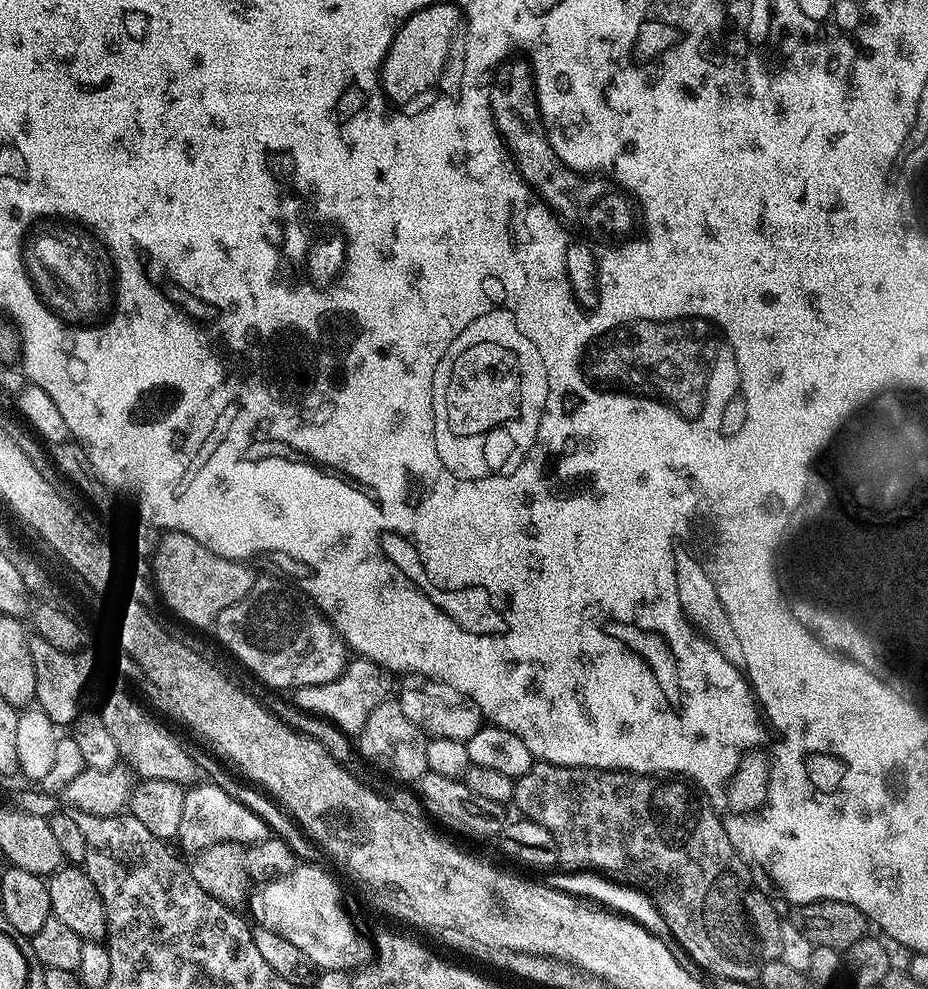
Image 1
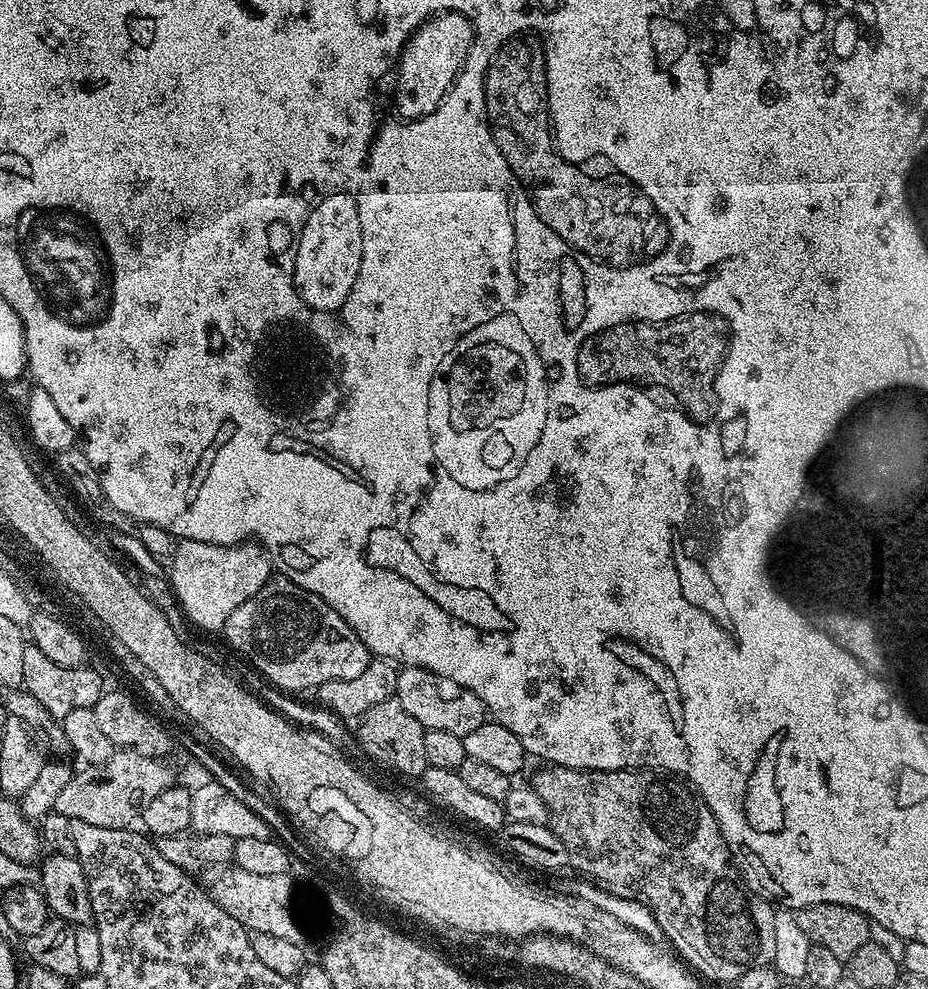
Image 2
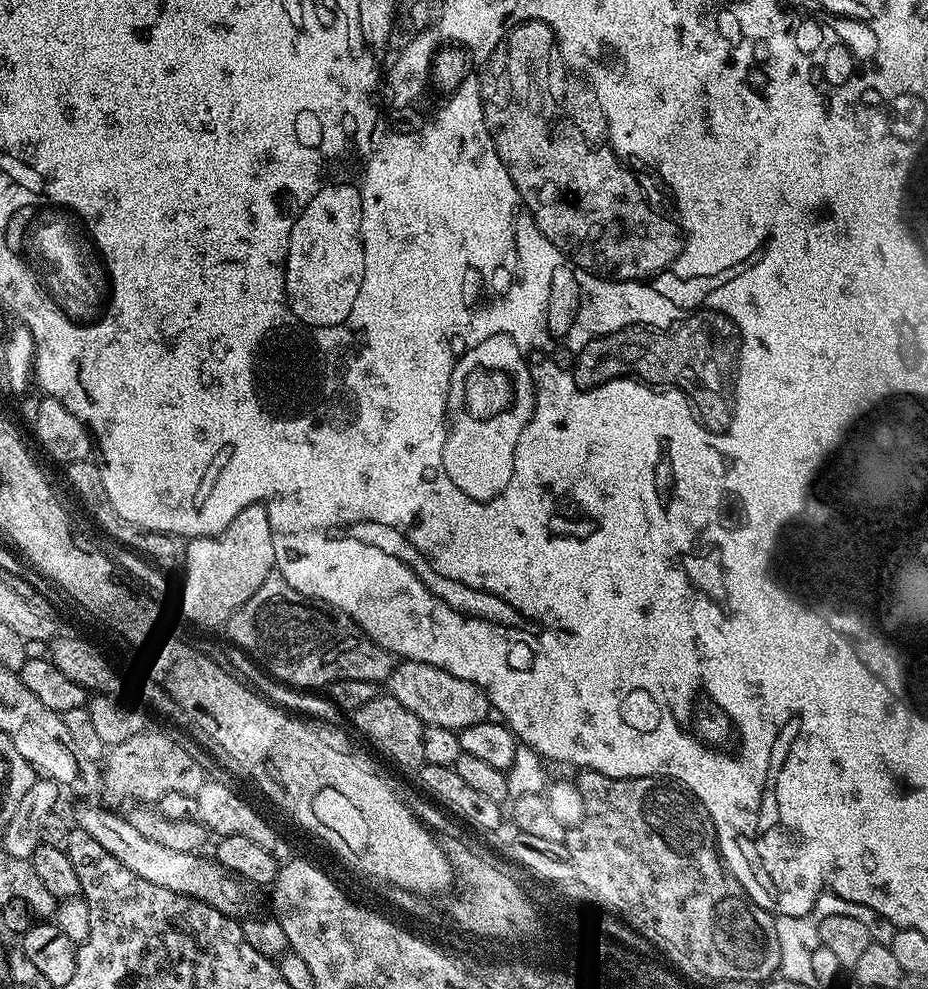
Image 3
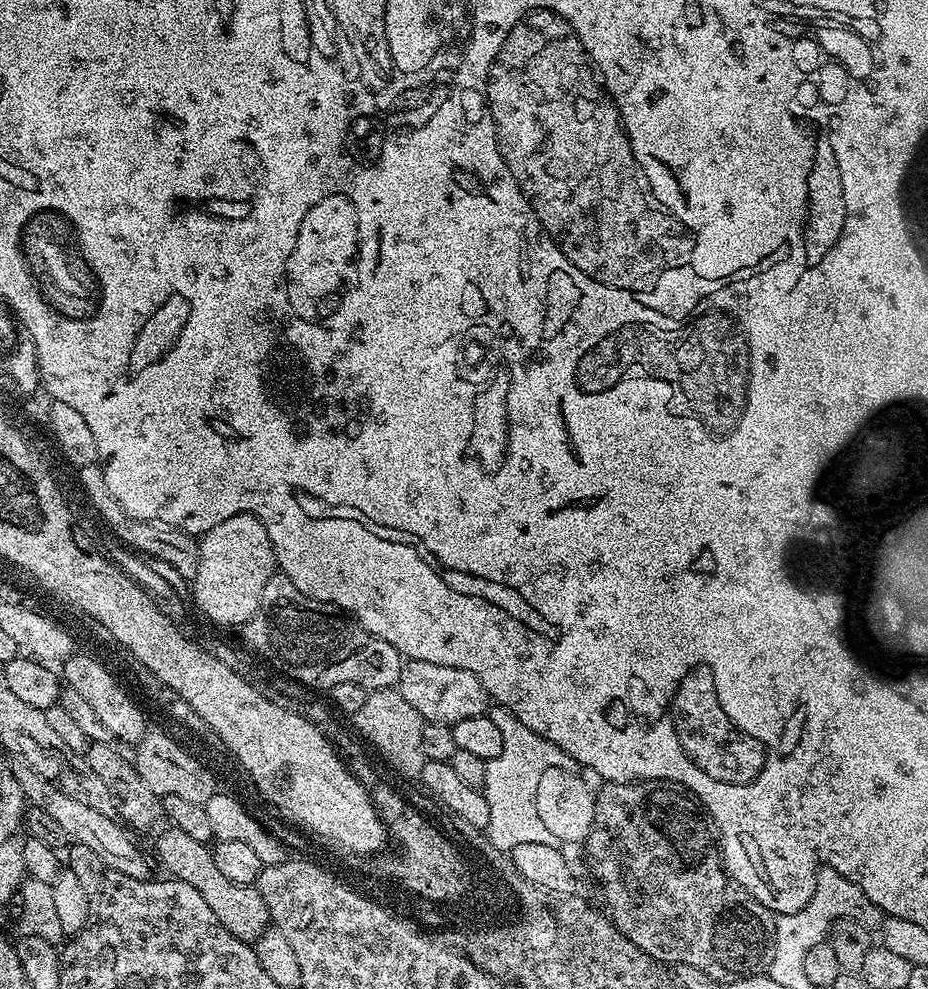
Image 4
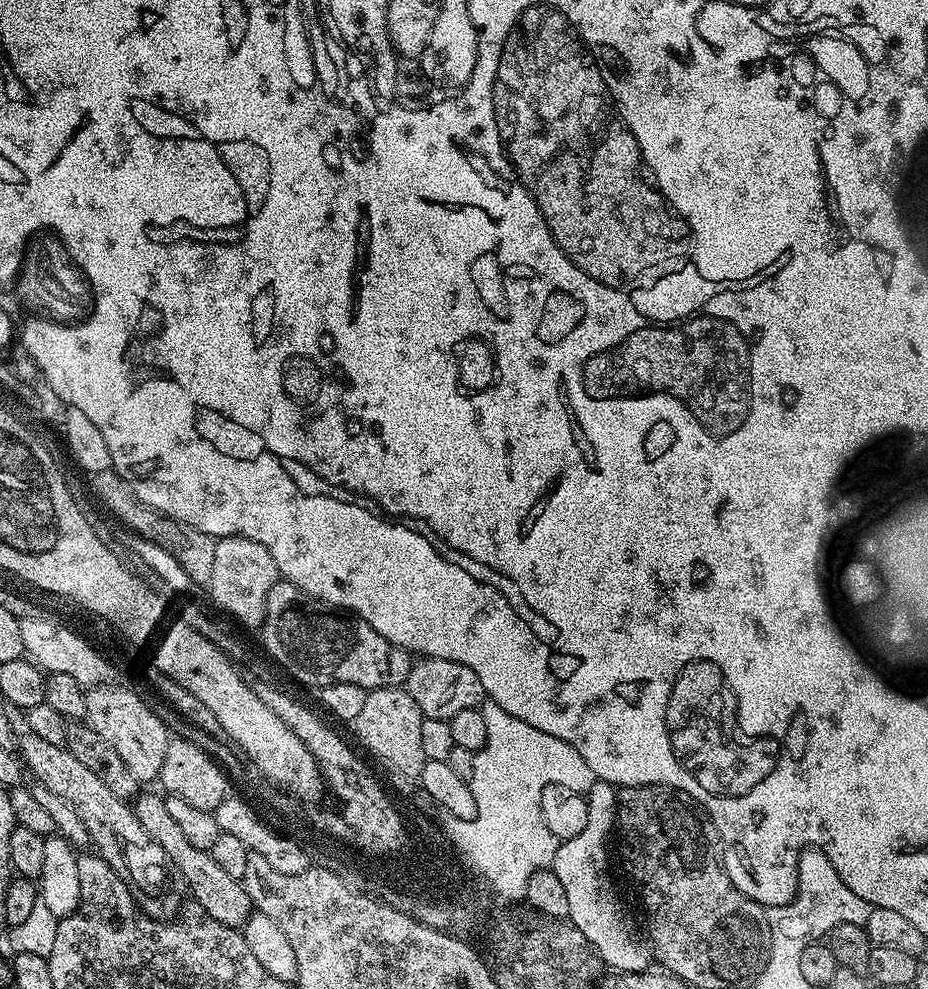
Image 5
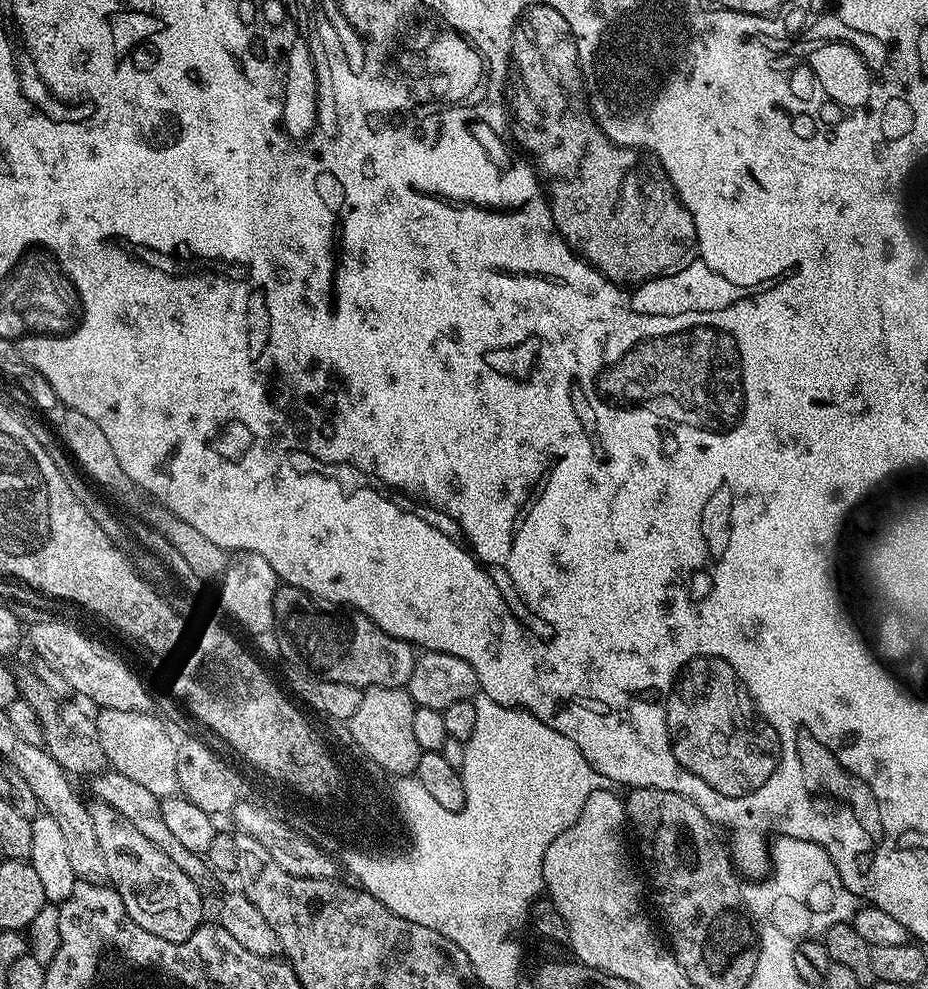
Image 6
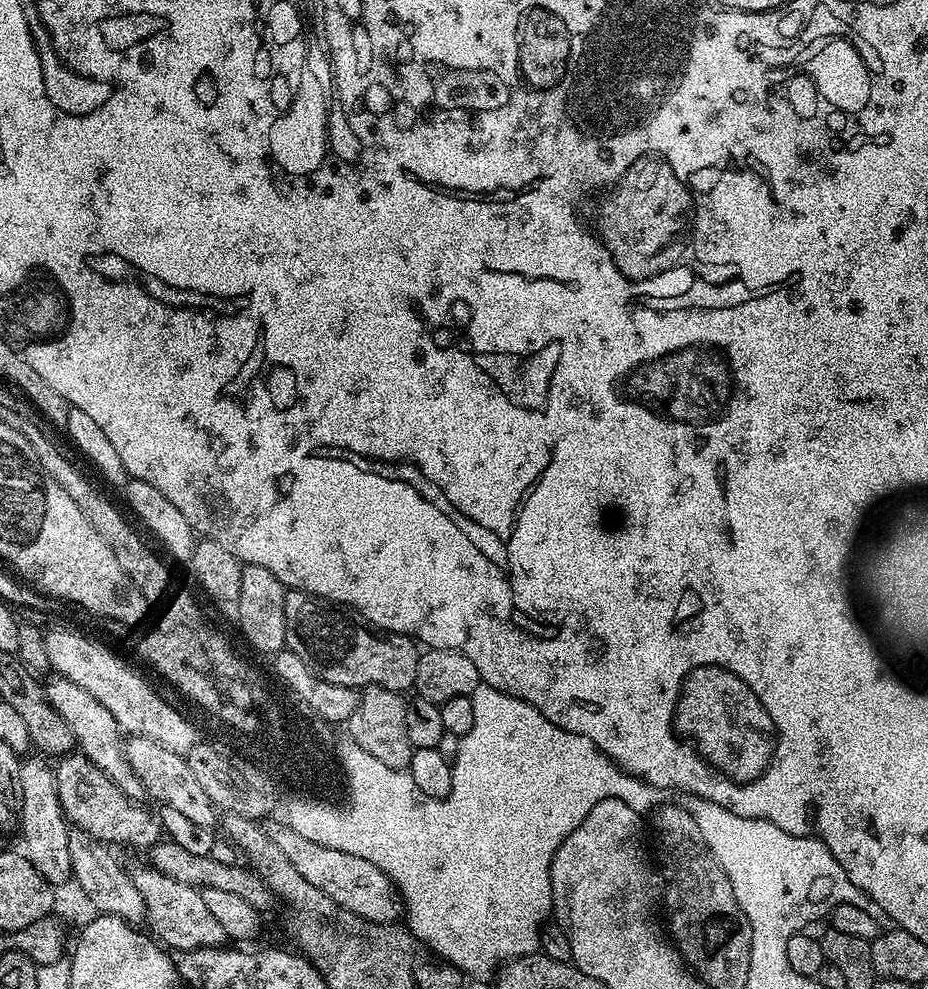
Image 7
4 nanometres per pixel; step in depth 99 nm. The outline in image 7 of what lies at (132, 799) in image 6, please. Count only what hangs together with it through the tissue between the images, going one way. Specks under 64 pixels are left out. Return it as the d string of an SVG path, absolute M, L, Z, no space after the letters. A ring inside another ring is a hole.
M83 754L59 757L55 765L58 782L58 798L64 815L75 827L109 846L133 844L148 850L162 840L159 819L143 807L143 803L128 799L128 796L110 778Z

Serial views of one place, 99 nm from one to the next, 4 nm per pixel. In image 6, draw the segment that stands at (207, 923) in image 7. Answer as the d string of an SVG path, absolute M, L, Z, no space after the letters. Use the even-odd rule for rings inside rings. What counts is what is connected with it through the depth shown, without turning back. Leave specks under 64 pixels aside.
M96 802L90 807L90 818L94 818L98 850L106 858L107 879L119 889L130 918L142 930L166 938L166 942L186 942L206 920L201 889L150 838L145 838L131 822L122 818L118 810Z

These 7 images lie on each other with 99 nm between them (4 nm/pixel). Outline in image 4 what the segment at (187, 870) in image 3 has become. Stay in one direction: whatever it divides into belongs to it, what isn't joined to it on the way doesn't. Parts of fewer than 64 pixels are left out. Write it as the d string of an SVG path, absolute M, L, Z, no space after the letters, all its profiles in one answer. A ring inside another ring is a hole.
M20 762L17 765L14 771L24 791L25 801L33 808L46 810L46 814L51 814L60 823L62 830L66 830L69 841L82 846L90 846L90 850L94 850L94 854L98 854L98 858L102 858L108 867L130 878L149 879L148 860L144 857L143 850L131 840L133 837L125 825L117 822L112 816L98 814L98 810L78 802L78 798L70 798L70 794L66 794L58 785L51 784L46 778L42 778L27 764Z

